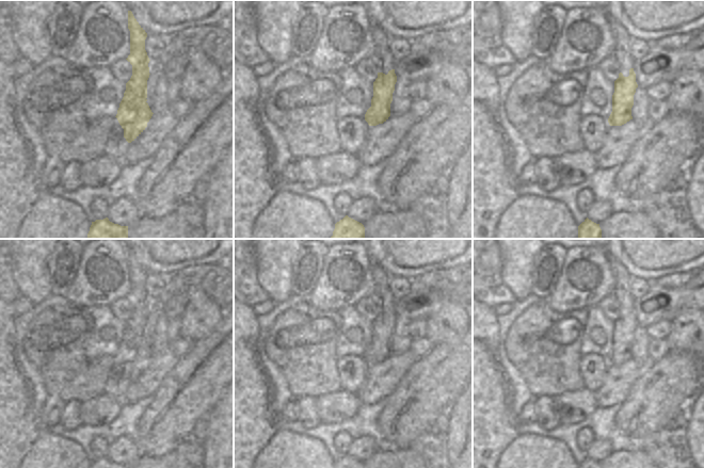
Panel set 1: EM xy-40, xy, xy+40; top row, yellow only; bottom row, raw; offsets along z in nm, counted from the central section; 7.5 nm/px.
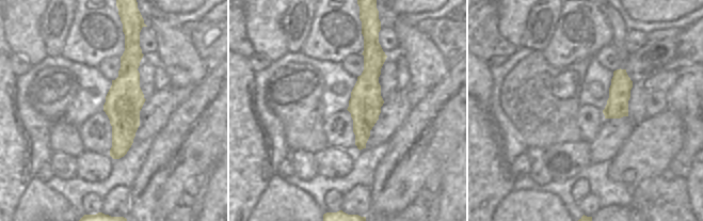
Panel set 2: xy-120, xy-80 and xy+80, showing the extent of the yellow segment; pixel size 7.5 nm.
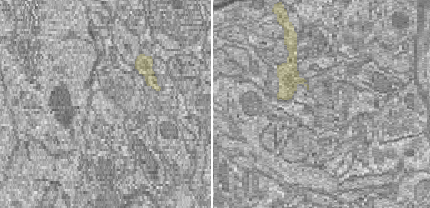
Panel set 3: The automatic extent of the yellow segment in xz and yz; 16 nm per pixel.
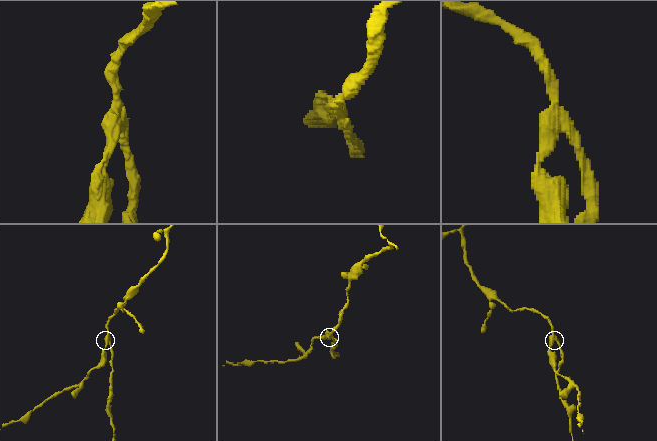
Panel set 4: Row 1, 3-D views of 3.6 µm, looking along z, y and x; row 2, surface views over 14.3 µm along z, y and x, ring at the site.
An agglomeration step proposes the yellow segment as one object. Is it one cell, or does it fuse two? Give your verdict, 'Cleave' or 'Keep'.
Cleave

